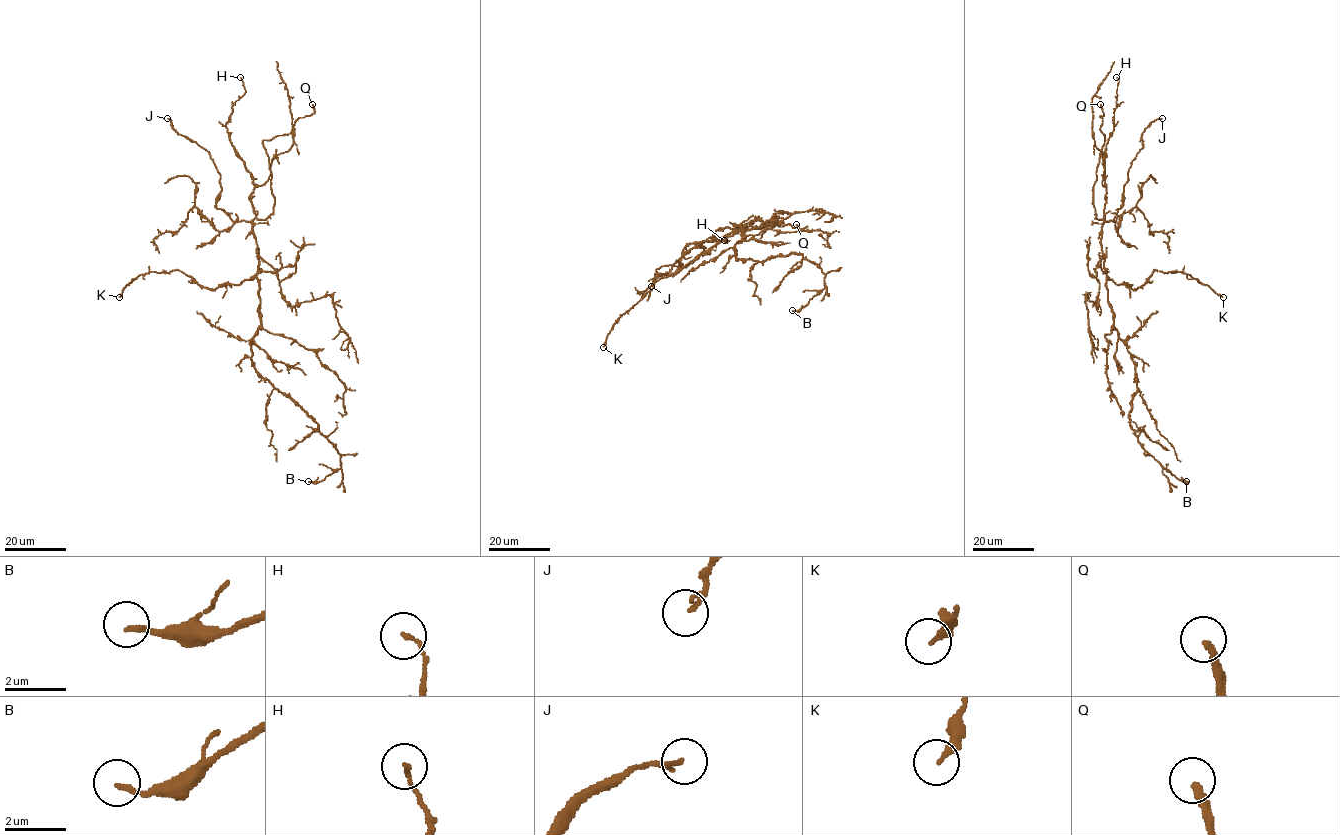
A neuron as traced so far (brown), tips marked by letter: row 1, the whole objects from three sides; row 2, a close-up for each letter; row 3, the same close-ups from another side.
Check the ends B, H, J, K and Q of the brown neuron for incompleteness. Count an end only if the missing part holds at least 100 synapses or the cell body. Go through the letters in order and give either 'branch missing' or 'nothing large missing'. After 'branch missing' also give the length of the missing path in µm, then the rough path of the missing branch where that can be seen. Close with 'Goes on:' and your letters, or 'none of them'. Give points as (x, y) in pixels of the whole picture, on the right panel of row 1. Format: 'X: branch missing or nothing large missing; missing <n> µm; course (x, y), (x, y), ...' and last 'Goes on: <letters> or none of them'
B: nothing large missing
H: nothing large missing
J: nothing large missing
K: nothing large missing
Q: branch missing; missing 60 µm
Goes on: Q

